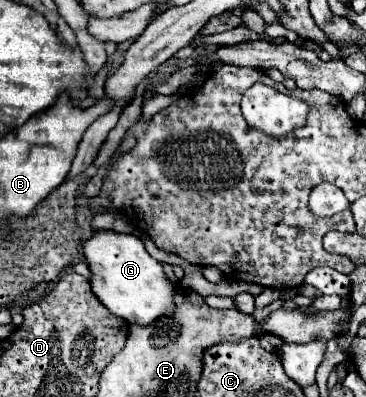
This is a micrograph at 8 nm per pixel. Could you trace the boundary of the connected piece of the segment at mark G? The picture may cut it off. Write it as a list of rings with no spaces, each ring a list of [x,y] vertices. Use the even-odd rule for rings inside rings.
[[[98,230],[84,242],[84,256],[92,274],[92,292],[112,314],[130,324],[146,326],[148,322],[166,314],[168,308],[174,310],[174,284],[166,280],[162,264],[146,252],[144,242],[138,236]]]

